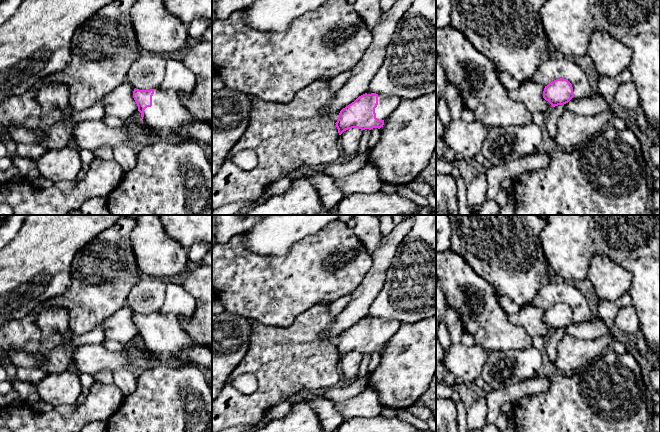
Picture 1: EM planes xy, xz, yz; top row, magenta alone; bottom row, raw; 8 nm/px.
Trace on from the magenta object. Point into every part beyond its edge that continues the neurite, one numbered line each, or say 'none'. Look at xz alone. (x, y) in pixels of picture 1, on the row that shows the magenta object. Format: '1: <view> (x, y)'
1: xz (386, 105)

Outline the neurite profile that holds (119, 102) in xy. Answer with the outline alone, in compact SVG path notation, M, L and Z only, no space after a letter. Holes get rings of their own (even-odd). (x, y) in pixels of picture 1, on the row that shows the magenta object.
M128 81L110 91L102 97L105 108L105 114L118 117L121 120L128 119L137 110L138 106L133 98L134 86Z

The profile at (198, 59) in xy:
M199 39L180 60L196 77L196 86L190 95L178 95L181 104L193 119L209 122L212 119L212 43Z

